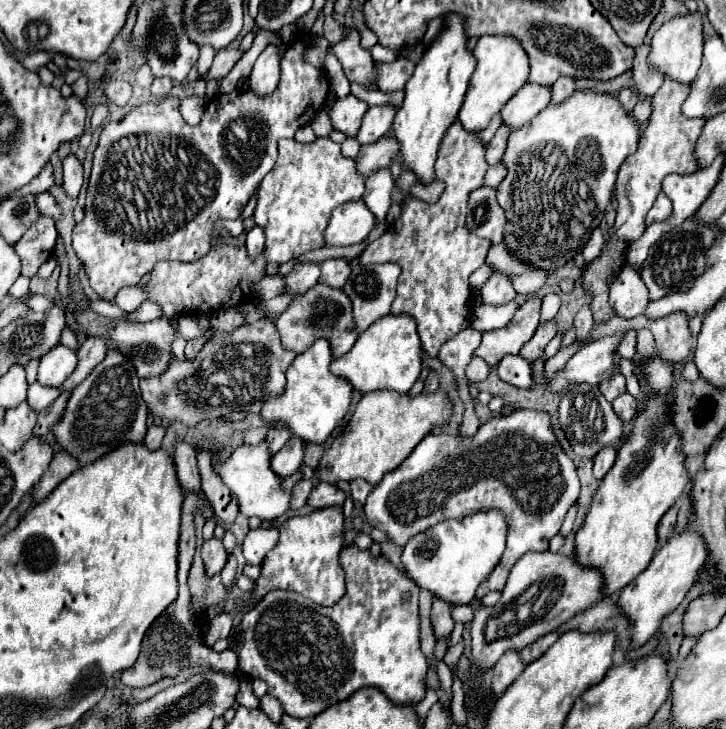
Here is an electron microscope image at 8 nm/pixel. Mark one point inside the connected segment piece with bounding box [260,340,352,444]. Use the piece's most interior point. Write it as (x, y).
(314, 400)

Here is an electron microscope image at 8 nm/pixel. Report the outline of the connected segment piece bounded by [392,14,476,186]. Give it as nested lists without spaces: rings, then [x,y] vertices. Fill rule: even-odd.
[[[446,14],[446,24],[440,36],[432,42],[432,46],[424,52],[422,60],[416,64],[414,76],[408,80],[404,88],[404,102],[394,118],[394,136],[400,144],[398,156],[402,166],[410,170],[416,180],[428,186],[434,180],[434,162],[440,148],[440,140],[448,126],[454,124],[458,110],[464,102],[464,94],[468,88],[468,80],[474,72],[476,60],[470,50],[466,50],[466,34],[464,20],[458,14]]]

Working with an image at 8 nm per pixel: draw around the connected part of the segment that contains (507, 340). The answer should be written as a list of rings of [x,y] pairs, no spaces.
[[[528,298],[514,314],[508,326],[500,330],[490,330],[484,332],[484,340],[480,348],[476,348],[476,356],[484,358],[490,368],[496,368],[502,356],[506,354],[518,354],[522,344],[528,342],[540,320],[540,298]]]

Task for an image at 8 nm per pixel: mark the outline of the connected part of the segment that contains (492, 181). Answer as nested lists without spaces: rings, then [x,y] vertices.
[[[502,162],[496,166],[490,166],[484,177],[484,185],[496,188],[498,184],[505,178],[506,168]]]

